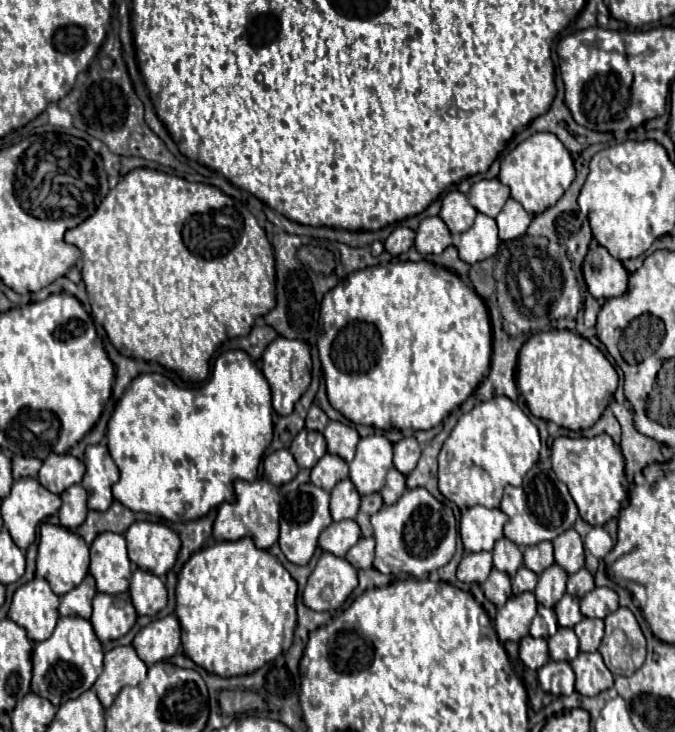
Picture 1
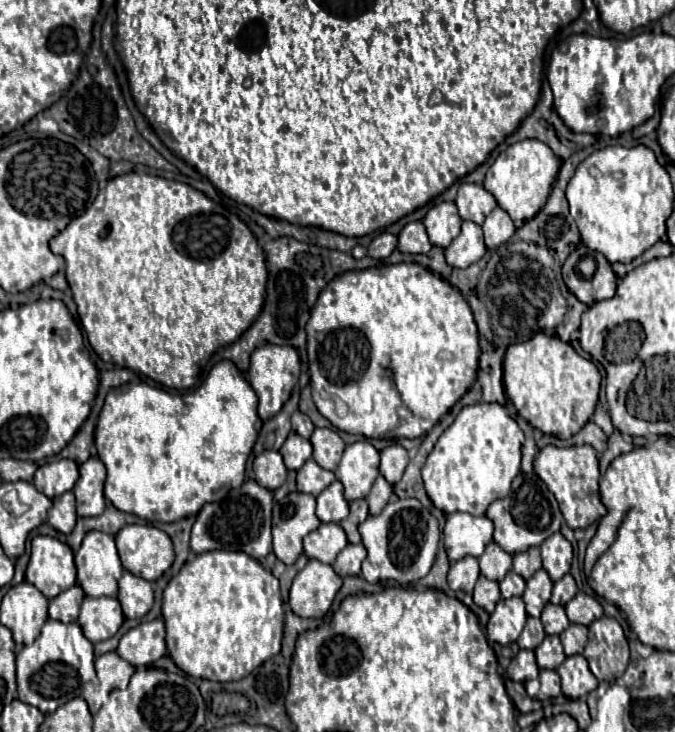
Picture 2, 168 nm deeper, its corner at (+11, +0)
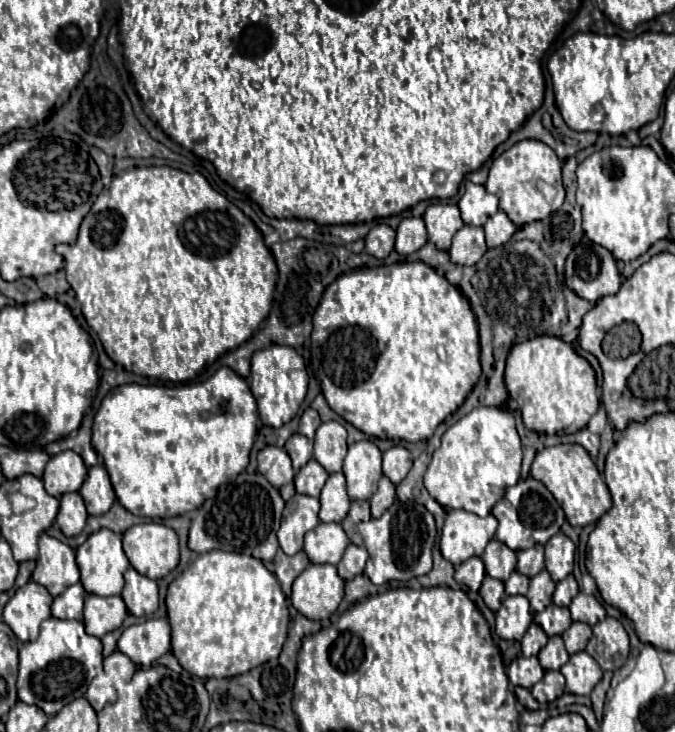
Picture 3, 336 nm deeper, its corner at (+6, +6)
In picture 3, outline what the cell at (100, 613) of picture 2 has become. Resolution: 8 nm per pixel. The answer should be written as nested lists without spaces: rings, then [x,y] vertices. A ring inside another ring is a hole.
[[[88,595],[84,605],[84,627],[86,633],[94,637],[104,637],[106,633],[118,629],[128,615],[122,597],[100,597]]]

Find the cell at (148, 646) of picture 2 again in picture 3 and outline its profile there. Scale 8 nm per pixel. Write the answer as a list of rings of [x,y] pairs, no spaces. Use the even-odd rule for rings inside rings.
[[[148,619],[124,629],[118,639],[118,651],[128,655],[134,665],[150,667],[166,651],[170,651],[168,619]]]

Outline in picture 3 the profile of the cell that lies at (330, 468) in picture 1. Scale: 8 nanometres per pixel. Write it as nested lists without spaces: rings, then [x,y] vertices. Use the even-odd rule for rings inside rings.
[[[310,459],[294,477],[294,485],[296,485],[296,493],[300,495],[310,495],[310,497],[318,497],[324,483],[328,479],[326,469],[316,461]]]

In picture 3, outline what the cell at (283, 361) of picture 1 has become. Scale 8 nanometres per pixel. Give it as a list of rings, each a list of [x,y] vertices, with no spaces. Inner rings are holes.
[[[270,345],[262,351],[256,351],[252,357],[250,389],[258,403],[260,421],[268,427],[286,425],[296,417],[298,407],[308,391],[308,373],[304,367],[304,359],[294,349],[284,345]]]

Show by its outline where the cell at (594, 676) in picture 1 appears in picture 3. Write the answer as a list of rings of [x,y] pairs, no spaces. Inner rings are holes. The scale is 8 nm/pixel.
[[[586,651],[574,653],[560,673],[566,677],[566,691],[574,695],[590,695],[590,691],[602,679],[600,665]]]

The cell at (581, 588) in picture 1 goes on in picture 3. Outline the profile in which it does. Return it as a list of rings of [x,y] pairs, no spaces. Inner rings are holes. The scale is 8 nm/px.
[[[574,575],[566,577],[564,581],[556,583],[556,591],[554,591],[554,603],[558,607],[568,607],[570,601],[578,595],[578,583],[574,579]]]

